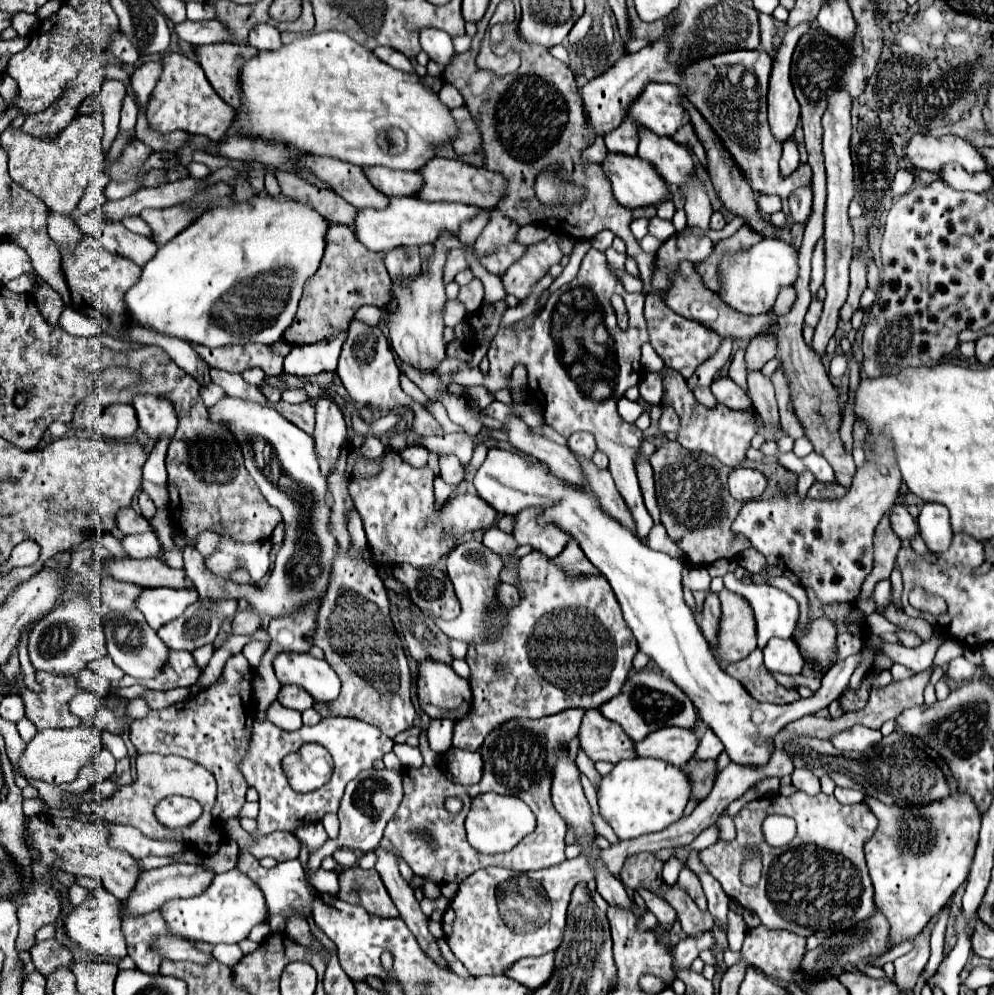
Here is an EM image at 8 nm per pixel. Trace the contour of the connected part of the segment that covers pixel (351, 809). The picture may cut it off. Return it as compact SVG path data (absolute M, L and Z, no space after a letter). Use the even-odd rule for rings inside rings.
M367 769L361 771L345 789L341 807L339 807L339 821L341 831L336 839L329 839L319 851L315 851L309 857L309 867L317 869L321 867L321 859L327 855L333 855L338 848L347 847L359 849L359 851L375 851L383 837L383 829L389 823L389 819L395 815L401 799L403 799L403 775L395 769Z

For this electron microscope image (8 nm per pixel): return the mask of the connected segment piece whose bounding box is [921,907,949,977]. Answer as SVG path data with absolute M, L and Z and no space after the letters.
M943 907L941 915L939 915L939 921L935 923L935 927L931 931L931 959L925 967L925 971L921 973L923 977L931 977L937 971L939 963L943 961L943 939L945 939L947 923L949 923L949 913L947 913L947 907Z

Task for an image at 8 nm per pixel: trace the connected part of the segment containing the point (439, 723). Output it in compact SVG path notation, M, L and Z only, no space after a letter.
M431 719L431 725L427 729L429 745L435 753L443 753L451 747L451 737L453 737L453 721L447 719Z

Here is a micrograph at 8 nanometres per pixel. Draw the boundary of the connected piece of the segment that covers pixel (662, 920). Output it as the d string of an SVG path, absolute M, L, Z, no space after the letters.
M637 889L639 891L639 895L645 899L645 905L647 905L647 909L659 919L659 925L669 925L669 923L673 923L675 921L675 909L671 909L669 907L669 903L667 901L663 901L661 897L657 897L655 893L651 893L651 891L647 891L647 889Z

